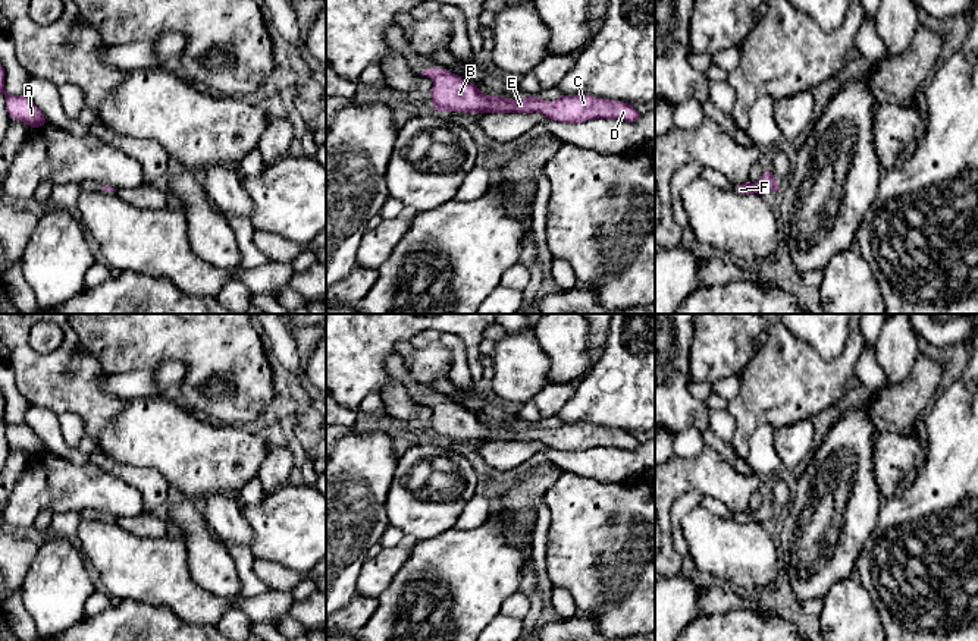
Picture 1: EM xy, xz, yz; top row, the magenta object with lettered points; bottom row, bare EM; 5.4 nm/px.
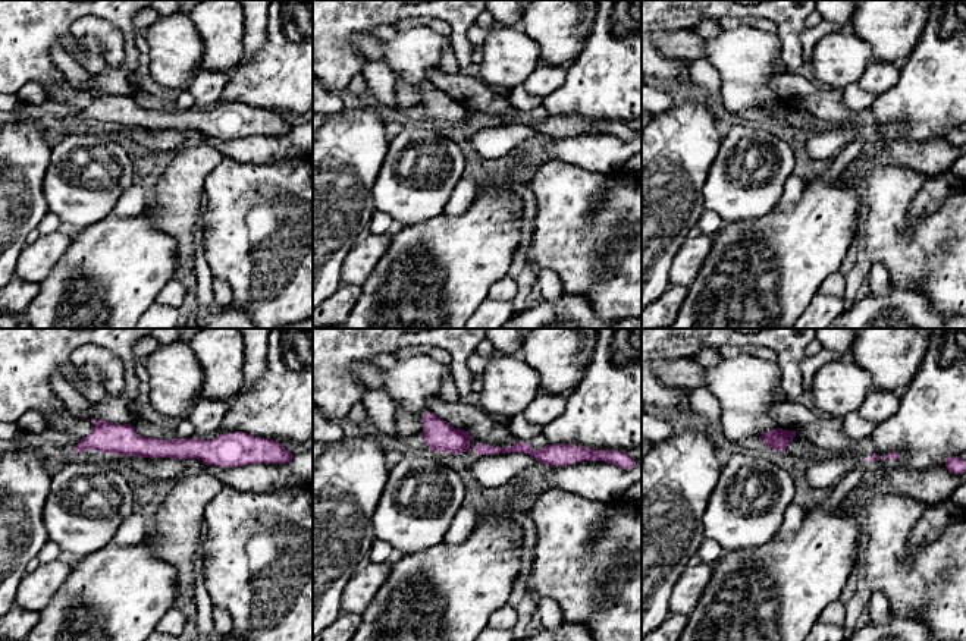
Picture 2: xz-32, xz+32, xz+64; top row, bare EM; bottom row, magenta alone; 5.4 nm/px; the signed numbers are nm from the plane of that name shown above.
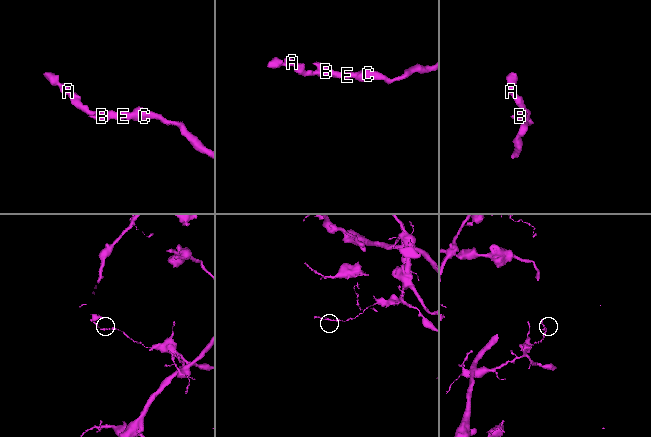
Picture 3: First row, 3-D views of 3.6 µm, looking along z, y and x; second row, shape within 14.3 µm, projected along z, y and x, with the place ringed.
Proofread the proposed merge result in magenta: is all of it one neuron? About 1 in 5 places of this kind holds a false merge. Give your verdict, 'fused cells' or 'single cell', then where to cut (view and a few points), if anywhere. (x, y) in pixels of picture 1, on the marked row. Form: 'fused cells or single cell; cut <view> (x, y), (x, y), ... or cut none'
single cell; cut none

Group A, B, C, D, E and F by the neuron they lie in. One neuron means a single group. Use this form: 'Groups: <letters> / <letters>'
Groups: A B C D E F

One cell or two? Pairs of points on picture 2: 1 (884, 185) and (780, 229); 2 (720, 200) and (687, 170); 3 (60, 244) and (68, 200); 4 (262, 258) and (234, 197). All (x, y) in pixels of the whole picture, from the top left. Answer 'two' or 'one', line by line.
1: two
2: two
3: two
4: one

